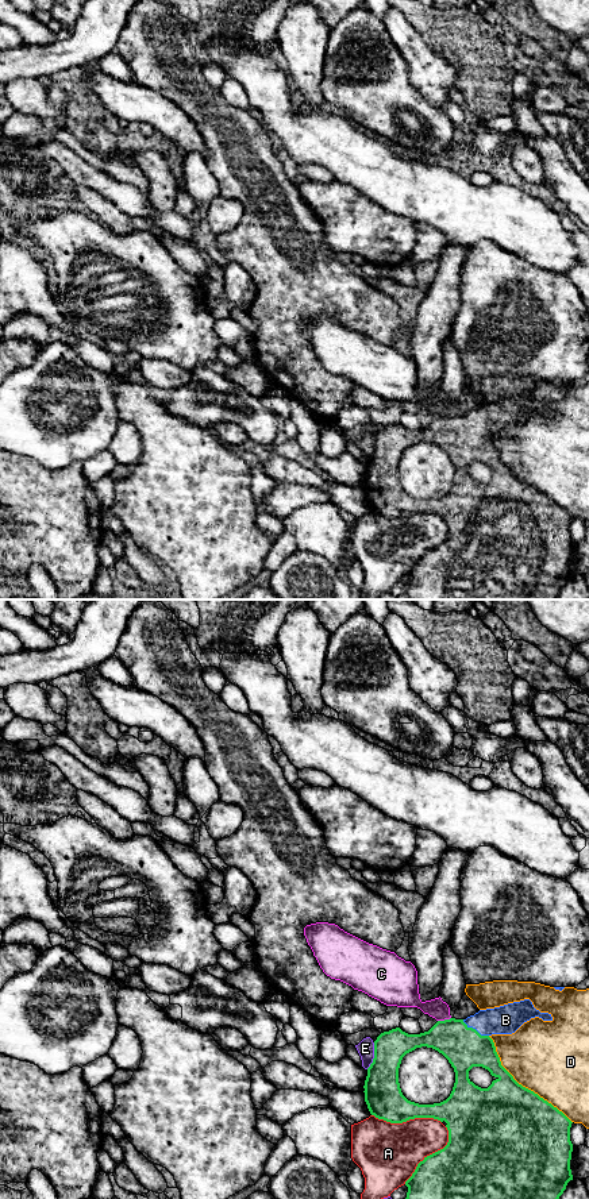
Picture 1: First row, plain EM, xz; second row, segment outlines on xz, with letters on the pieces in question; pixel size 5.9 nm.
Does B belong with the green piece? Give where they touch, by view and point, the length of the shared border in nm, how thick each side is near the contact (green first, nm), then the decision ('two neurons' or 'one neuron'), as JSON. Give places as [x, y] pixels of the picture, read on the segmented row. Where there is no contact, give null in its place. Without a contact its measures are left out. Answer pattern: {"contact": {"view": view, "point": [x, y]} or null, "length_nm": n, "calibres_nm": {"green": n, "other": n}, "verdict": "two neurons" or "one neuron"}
{"contact": {"view": "xz", "point": [474, 1029]}, "length_nm": 190, "calibres_nm": {"green": 240, "other": 180}, "verdict": "one neuron"}

